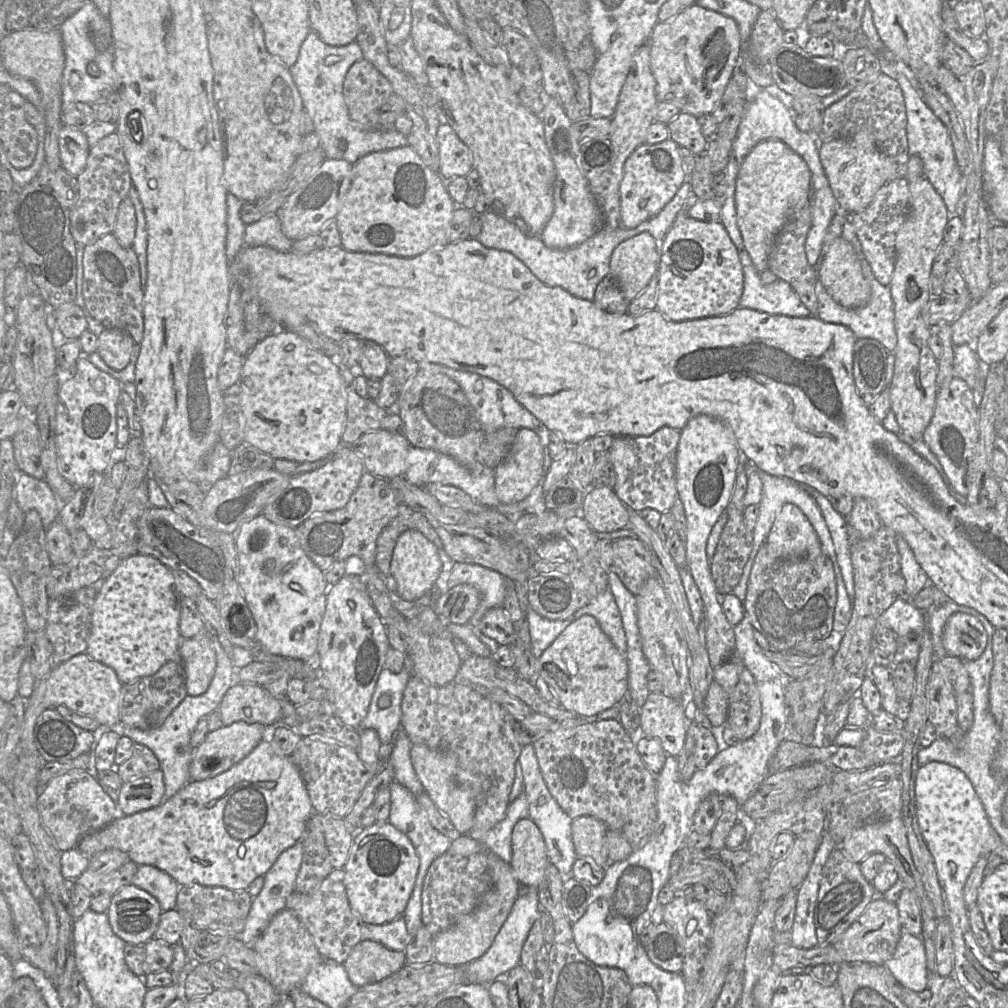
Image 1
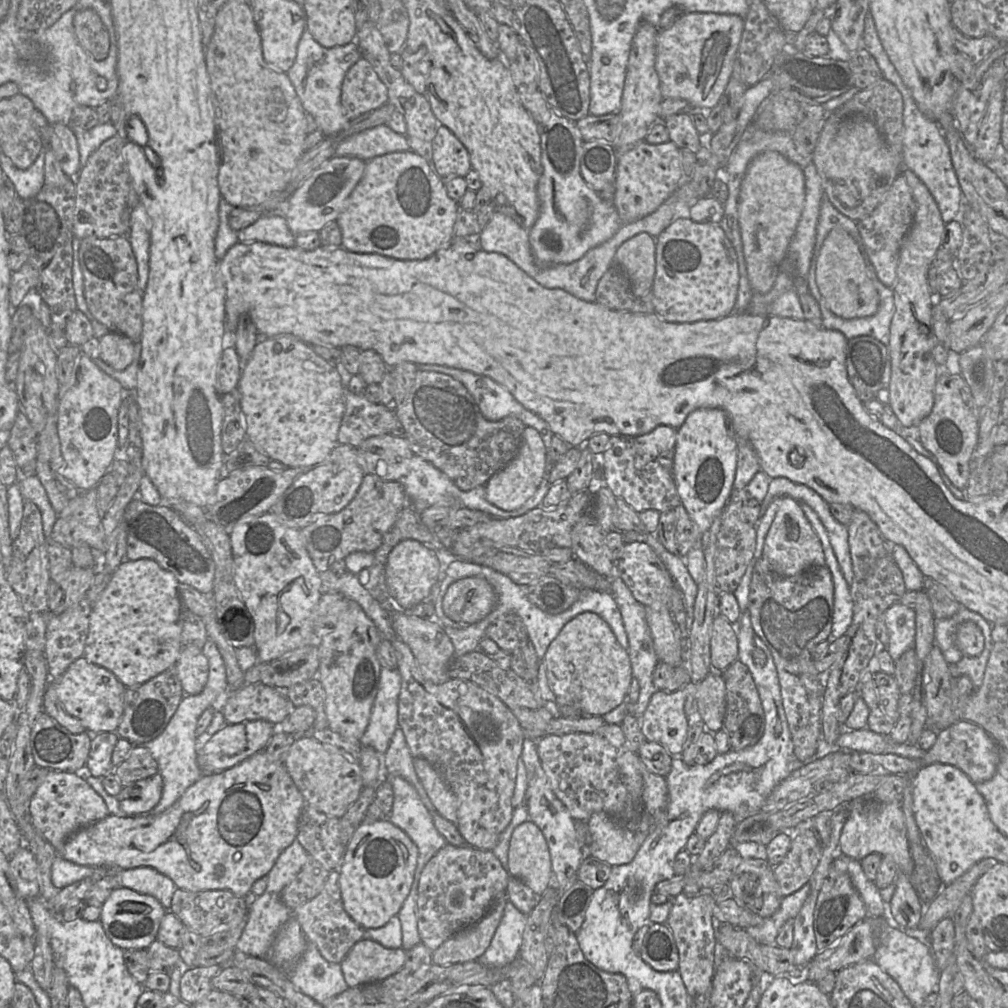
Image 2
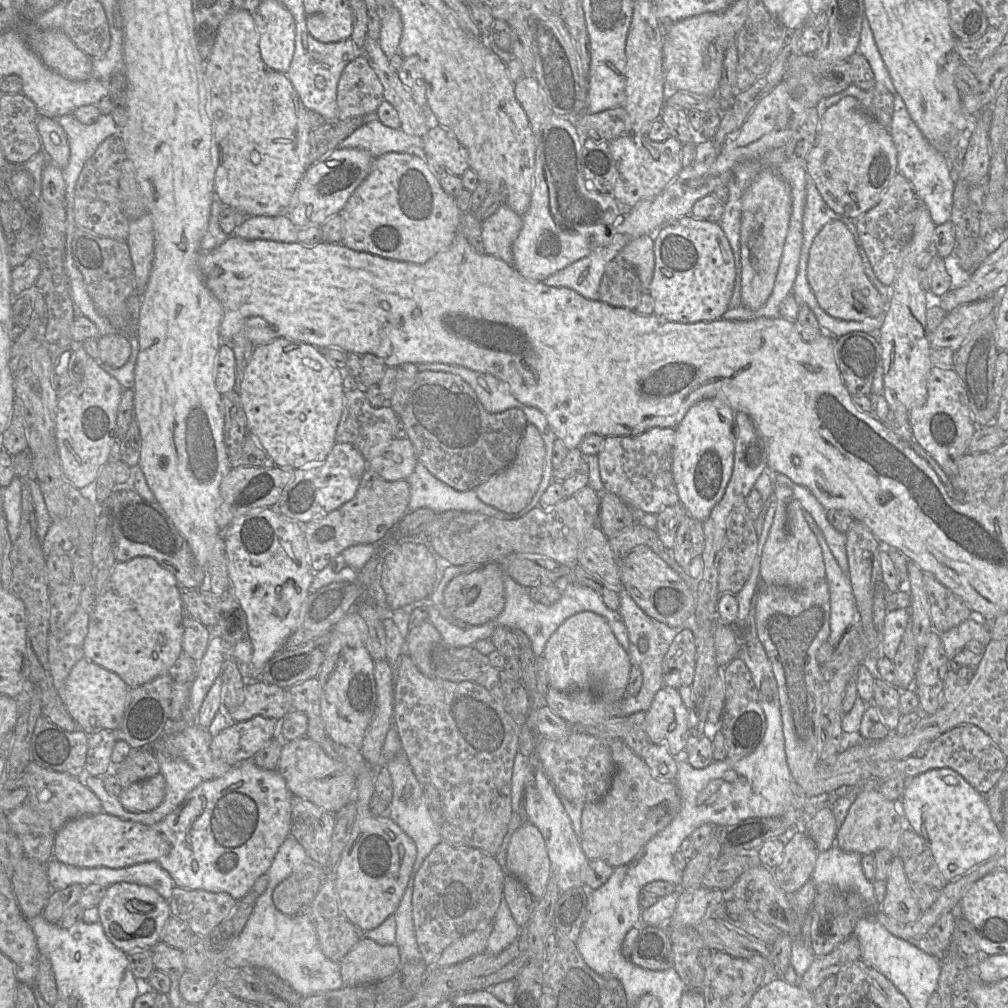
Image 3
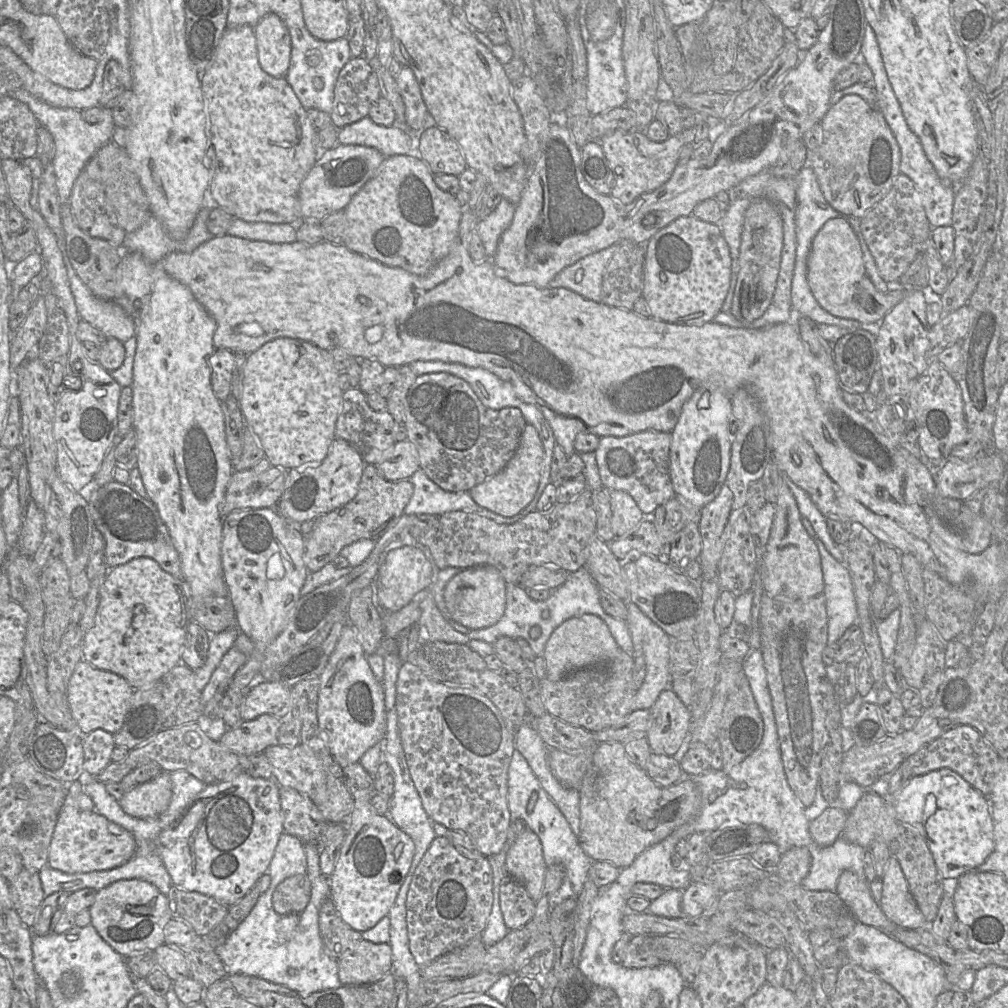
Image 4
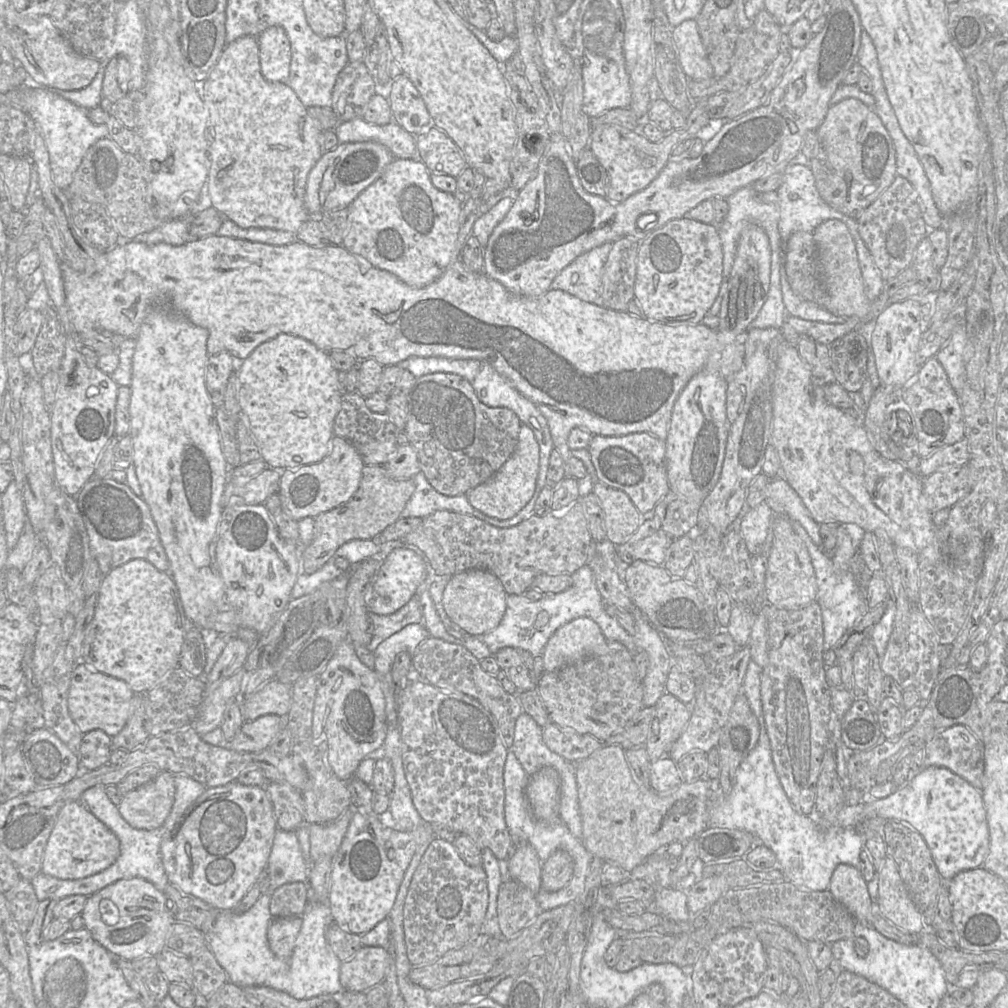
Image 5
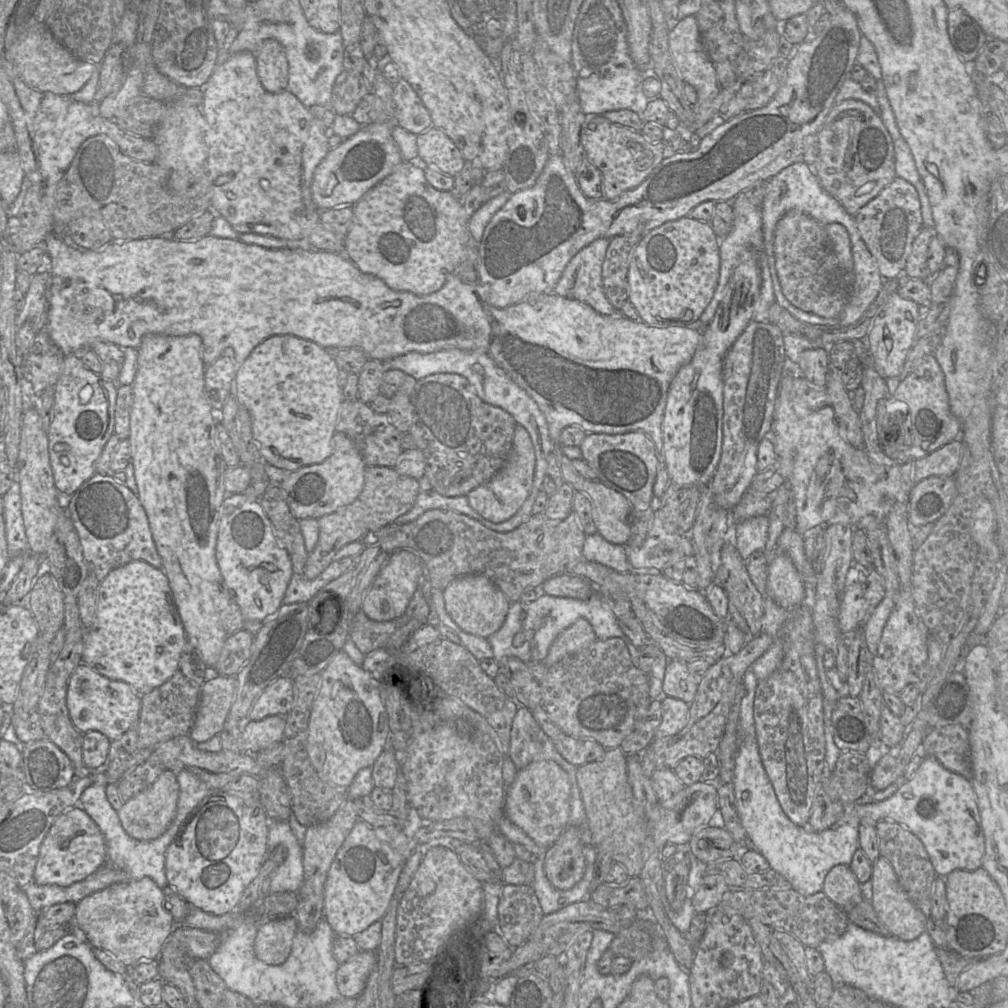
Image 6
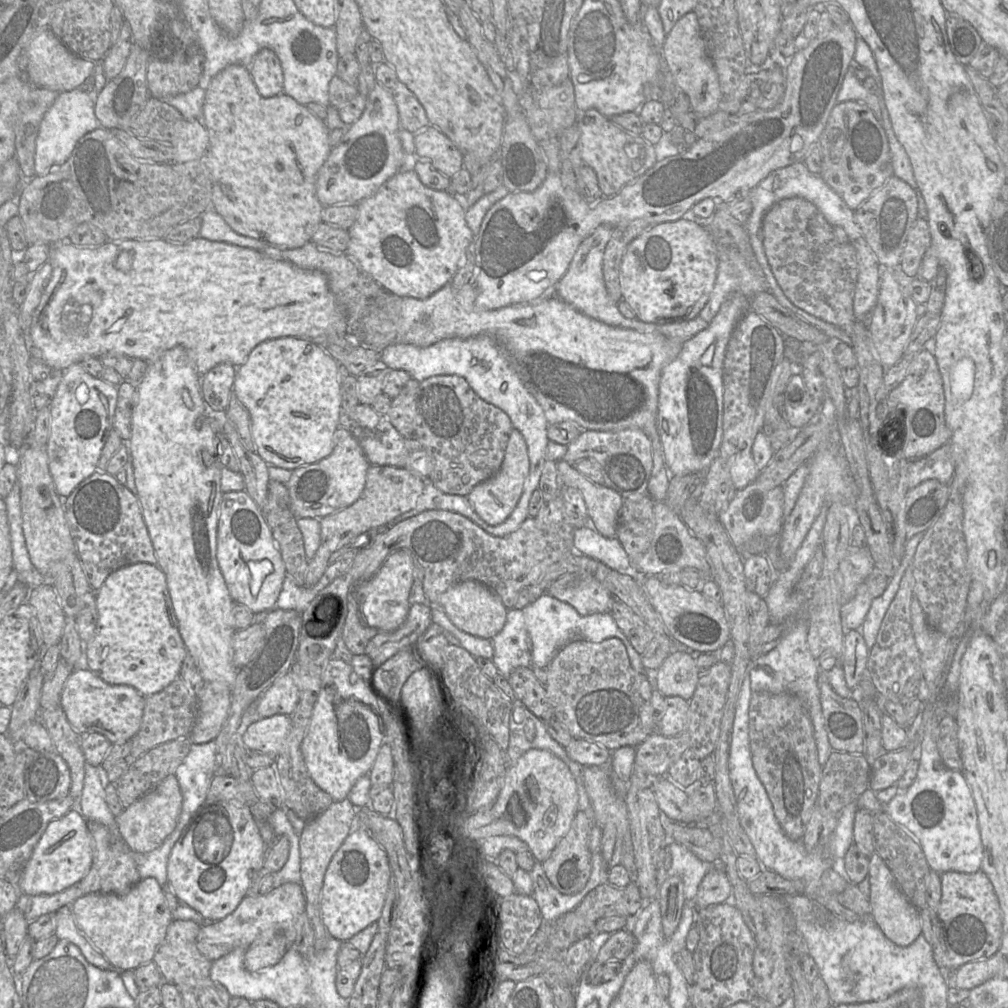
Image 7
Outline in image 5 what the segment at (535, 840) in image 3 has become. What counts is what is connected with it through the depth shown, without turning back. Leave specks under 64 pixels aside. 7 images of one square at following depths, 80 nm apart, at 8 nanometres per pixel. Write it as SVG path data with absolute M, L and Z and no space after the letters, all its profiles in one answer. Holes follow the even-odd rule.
M530 843L520 845L509 858L508 870L512 879L528 888L534 895L541 889L542 862Z

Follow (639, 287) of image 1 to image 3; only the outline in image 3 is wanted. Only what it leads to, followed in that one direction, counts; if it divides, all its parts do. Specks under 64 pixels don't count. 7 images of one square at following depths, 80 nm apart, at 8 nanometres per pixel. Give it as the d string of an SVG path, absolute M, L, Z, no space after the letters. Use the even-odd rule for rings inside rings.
M642 235L631 239L620 254L634 266L641 282L642 293L647 292L653 278L655 265L654 235Z

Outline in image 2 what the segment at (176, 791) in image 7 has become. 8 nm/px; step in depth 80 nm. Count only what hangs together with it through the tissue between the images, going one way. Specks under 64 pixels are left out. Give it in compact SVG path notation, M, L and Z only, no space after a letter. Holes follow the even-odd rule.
M160 773L124 786L117 795L121 810L126 815L148 814L159 803L163 792Z

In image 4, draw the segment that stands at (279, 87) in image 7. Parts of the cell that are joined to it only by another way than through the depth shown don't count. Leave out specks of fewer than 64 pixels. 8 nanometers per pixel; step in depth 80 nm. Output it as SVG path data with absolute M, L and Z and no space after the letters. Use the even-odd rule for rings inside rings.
M269 13L255 25L254 33L263 71L272 77L285 77L290 66L291 37L283 20Z

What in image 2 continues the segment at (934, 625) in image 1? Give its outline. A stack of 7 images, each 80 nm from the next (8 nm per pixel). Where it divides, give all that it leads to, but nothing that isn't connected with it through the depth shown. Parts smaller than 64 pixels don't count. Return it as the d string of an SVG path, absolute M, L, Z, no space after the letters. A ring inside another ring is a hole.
M961 607L950 618L935 619L935 644L942 651L944 659L948 664L956 664L963 657L963 654L956 646L956 633L958 626L965 621L974 622L981 629L984 636L983 651L986 648L987 638L992 639L992 624L979 613L971 611L966 607Z

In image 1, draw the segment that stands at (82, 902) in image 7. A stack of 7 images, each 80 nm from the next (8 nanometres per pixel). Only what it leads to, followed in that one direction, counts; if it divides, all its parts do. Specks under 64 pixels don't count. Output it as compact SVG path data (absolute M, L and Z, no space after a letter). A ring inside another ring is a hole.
M130 884L112 896L106 913L113 932L126 944L145 944L154 937L162 909L154 896Z

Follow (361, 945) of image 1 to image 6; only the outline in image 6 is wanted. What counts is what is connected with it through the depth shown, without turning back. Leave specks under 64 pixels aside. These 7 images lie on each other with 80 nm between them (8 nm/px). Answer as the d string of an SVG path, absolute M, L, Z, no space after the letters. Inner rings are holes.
M359 951L353 958L341 964L336 982L345 998L357 998L365 989L366 982L377 963L377 951Z

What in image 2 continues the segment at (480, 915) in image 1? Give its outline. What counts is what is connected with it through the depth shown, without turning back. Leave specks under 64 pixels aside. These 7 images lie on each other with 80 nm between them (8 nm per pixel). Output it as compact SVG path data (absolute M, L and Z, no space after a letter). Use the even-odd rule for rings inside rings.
M506 895L499 897L480 921L447 939L433 951L432 962L436 965L451 965L478 960L491 943L507 901Z

